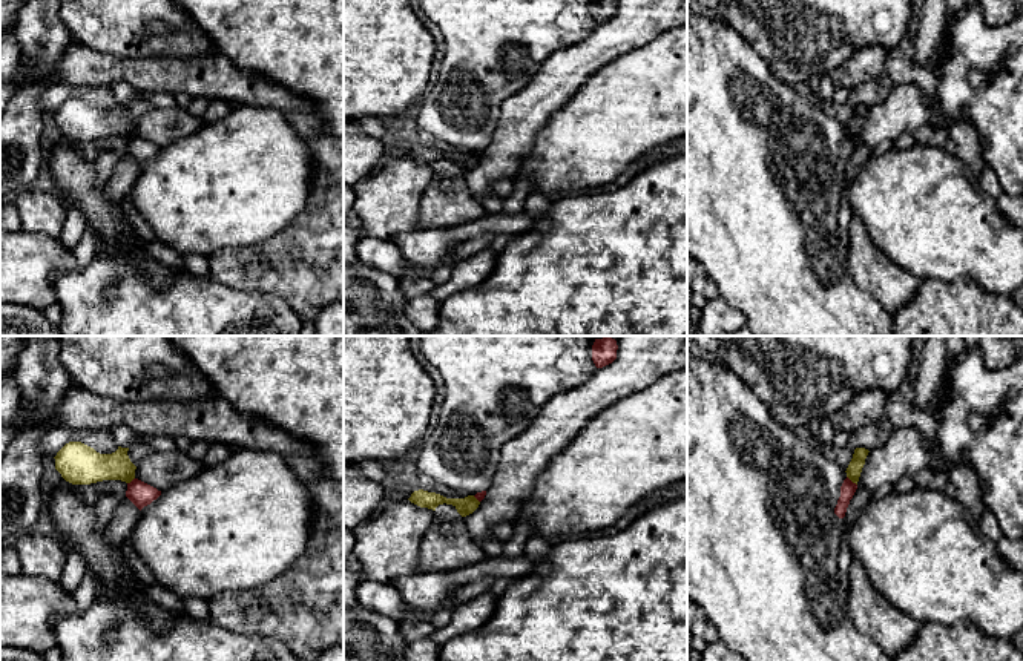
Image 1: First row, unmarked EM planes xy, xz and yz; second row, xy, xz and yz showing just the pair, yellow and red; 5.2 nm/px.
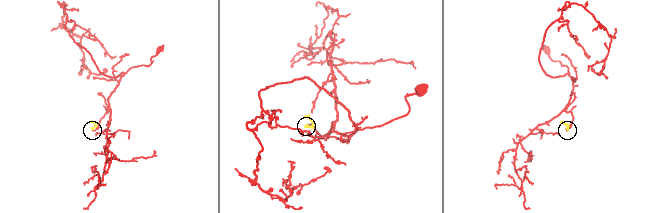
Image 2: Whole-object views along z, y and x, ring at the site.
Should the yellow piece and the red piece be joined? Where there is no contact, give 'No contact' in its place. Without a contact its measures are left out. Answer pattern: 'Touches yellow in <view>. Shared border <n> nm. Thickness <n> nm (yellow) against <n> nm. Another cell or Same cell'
Touches yellow in yz. Shared border 80 nm. Thickness 80 nm (yellow) against 80 nm. Another cell

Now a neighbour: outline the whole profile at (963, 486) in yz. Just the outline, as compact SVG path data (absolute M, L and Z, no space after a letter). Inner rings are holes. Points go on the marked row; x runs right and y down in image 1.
M960 463L948 472L948 483L943 492L962 503L971 512L975 523L980 520L985 503L979 475L969 465Z

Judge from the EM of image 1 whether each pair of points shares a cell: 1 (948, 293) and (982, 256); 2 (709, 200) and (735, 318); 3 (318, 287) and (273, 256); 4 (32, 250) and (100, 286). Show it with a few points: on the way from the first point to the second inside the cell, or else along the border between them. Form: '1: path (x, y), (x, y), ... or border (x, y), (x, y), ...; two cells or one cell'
1: border (925, 278), (937, 281), (970, 278), (994, 295); two cells
2: border (720, 295), (747, 319); two cells
3: path (307, 276), (296, 266), (284, 266); one cell
4: border (83, 267), (65, 273); two cells

